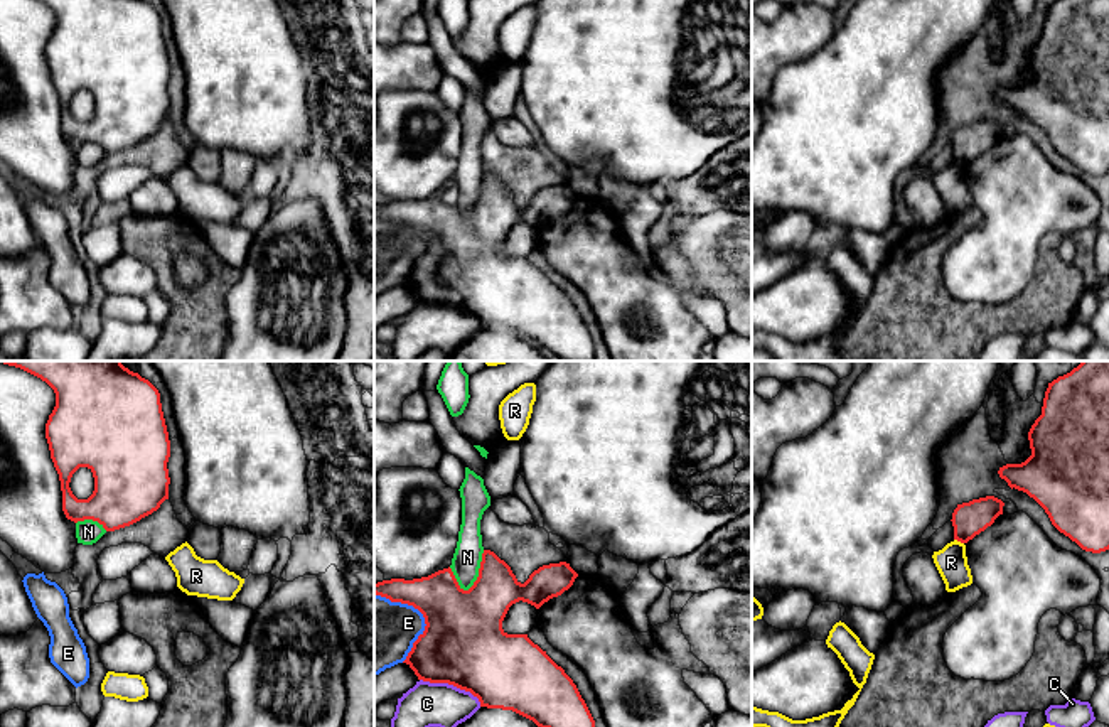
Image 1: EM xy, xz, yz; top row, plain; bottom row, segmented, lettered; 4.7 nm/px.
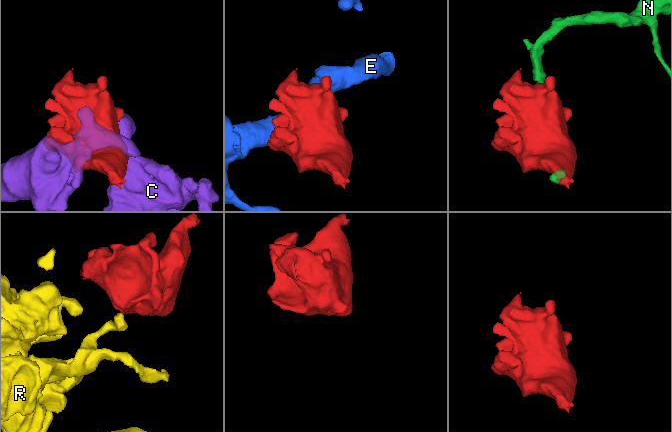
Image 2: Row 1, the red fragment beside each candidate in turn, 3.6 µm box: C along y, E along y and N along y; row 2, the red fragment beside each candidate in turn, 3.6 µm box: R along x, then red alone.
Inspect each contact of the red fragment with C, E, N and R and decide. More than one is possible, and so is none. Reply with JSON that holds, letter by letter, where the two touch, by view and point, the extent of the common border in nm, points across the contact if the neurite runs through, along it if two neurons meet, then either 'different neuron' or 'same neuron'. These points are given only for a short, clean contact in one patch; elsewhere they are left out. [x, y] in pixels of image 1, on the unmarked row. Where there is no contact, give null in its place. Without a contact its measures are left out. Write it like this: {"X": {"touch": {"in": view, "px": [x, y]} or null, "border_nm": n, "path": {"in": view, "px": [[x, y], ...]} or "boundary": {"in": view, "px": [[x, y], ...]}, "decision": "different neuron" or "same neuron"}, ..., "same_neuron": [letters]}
{"C": {"touch": {"in": "xz", "px": [452, 306]}, "border_nm": 320, "decision": "different neuron"}, "E": {"touch": {"in": "xz", "px": [422, 235]}, "border_nm": 360, "decision": "different neuron"}, "N": {"touch": {"in": "xz", "px": [479, 196]}, "border_nm": 220, "decision": "different neuron"}, "R": {"touch": {"in": "yz", "px": [959, 162]}, "border_nm": 50, "boundary": {"in": "yz", "px": [[954, 161], [963, 166]]}, "decision": "different neuron"}, "same_neuron": []}

